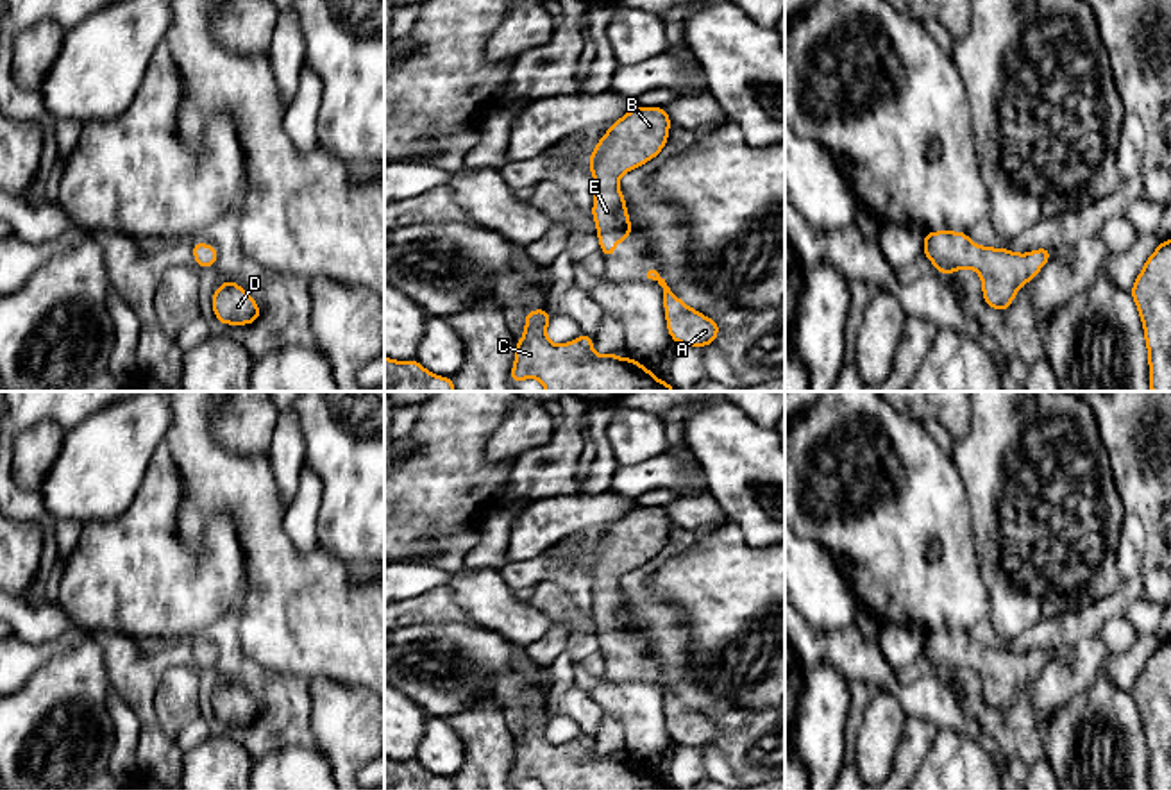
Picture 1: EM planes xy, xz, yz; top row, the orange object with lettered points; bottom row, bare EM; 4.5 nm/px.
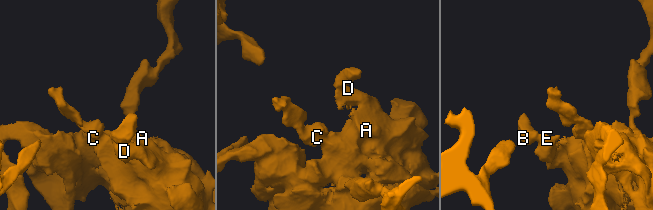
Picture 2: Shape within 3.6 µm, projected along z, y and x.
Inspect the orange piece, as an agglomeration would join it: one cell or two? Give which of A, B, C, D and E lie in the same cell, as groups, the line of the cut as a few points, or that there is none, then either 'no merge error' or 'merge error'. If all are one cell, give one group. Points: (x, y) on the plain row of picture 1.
groups A B C D E; cut none; no merge error

